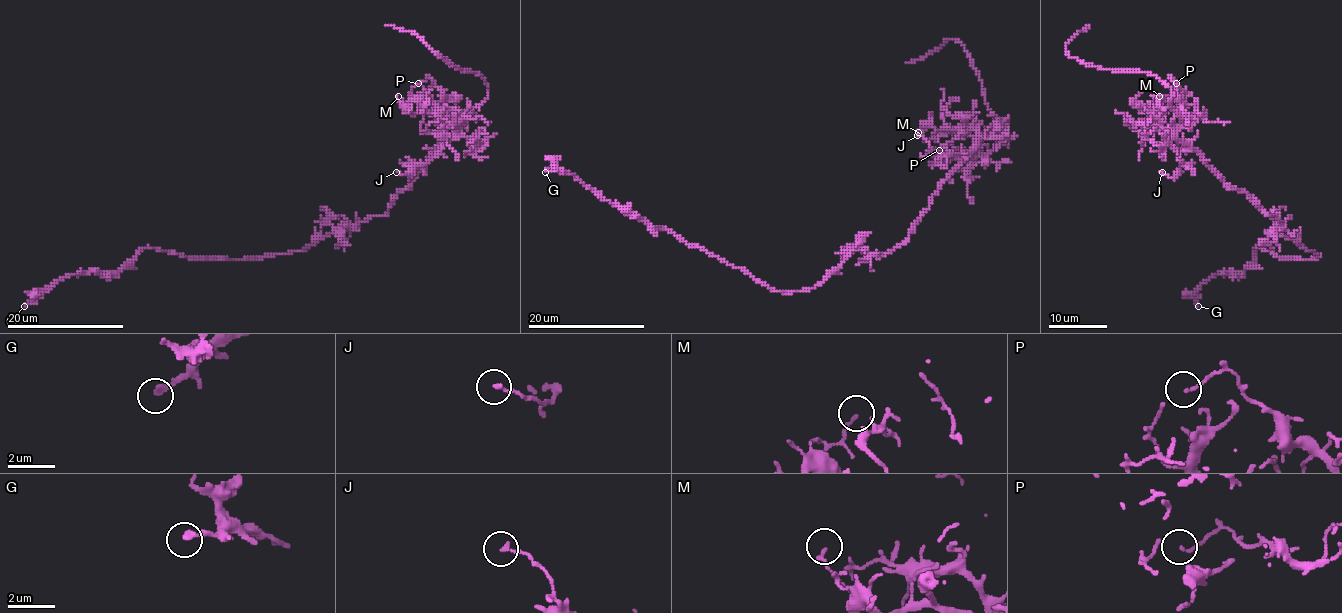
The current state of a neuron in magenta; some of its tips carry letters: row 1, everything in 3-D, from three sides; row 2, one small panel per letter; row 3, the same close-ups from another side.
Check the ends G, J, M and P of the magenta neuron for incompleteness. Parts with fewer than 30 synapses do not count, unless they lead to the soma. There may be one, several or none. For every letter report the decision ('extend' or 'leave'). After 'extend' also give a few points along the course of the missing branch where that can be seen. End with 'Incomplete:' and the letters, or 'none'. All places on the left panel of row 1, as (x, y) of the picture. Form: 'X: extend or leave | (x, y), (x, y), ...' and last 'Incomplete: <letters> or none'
G: leave
J: leave
M: leave
P: leave
Incomplete: none

